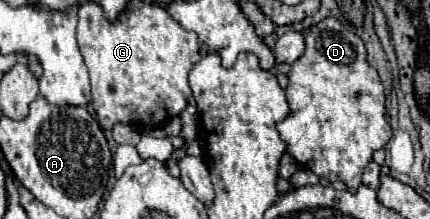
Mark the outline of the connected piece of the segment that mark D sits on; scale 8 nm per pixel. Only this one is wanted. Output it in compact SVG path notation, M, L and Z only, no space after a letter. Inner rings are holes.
M327 17L313 25L305 35L305 53L291 65L287 85L289 115L277 123L281 139L287 143L287 153L305 169L327 181L343 181L353 193L361 185L361 175L371 161L373 151L383 149L391 139L391 127L385 119L385 93L377 69L369 67L363 41L347 29L339 19Z

